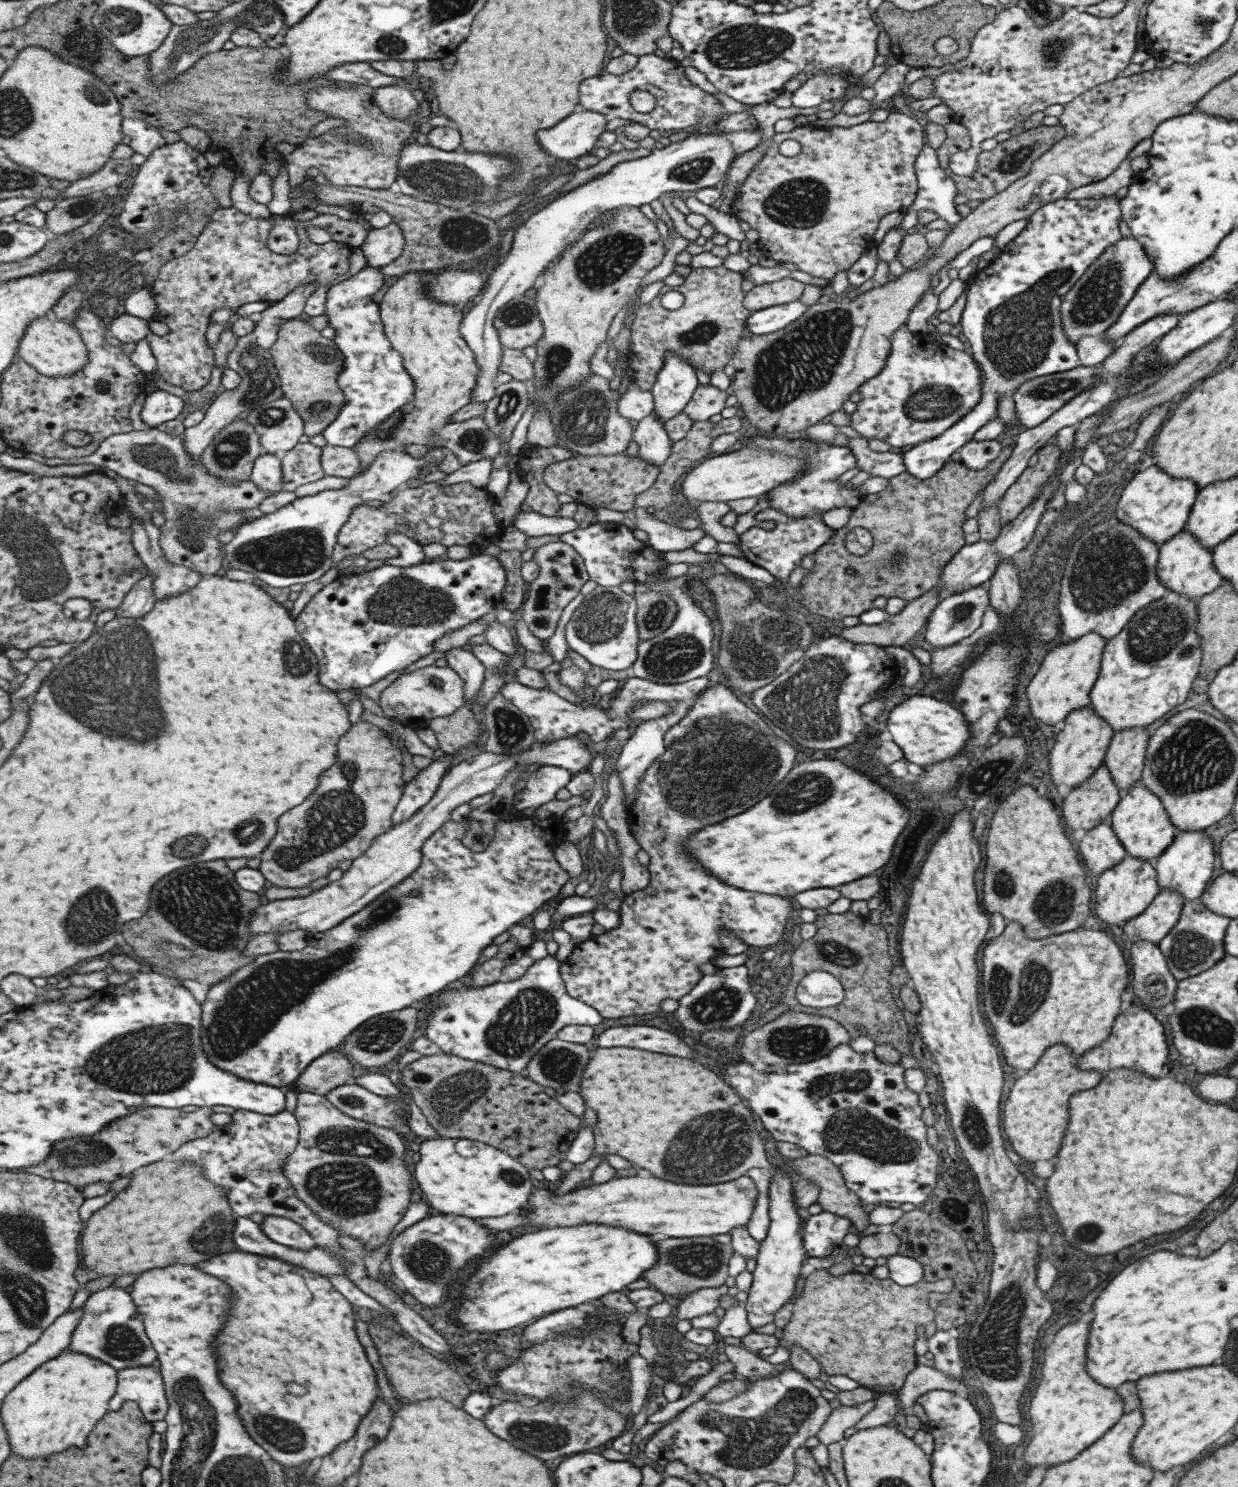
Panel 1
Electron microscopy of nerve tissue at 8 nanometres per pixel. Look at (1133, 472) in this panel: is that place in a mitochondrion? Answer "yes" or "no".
no

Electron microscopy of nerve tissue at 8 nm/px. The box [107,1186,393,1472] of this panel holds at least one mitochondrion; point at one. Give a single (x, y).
(284, 1436)

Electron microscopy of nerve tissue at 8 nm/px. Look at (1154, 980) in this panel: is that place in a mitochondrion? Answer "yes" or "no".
yes

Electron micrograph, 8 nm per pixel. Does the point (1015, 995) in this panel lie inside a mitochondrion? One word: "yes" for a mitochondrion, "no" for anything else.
yes

